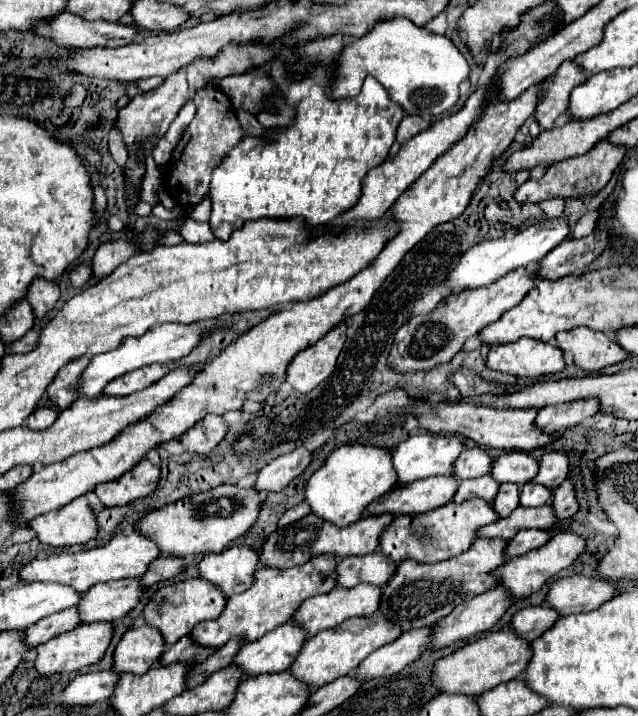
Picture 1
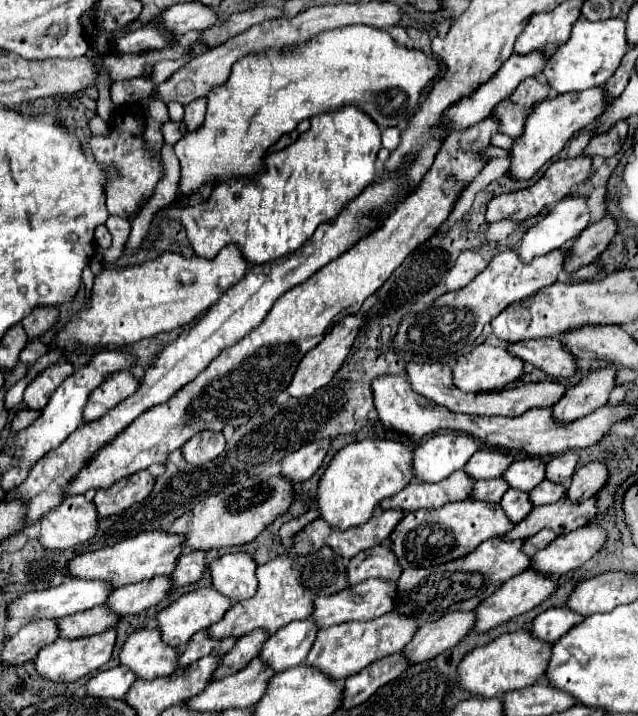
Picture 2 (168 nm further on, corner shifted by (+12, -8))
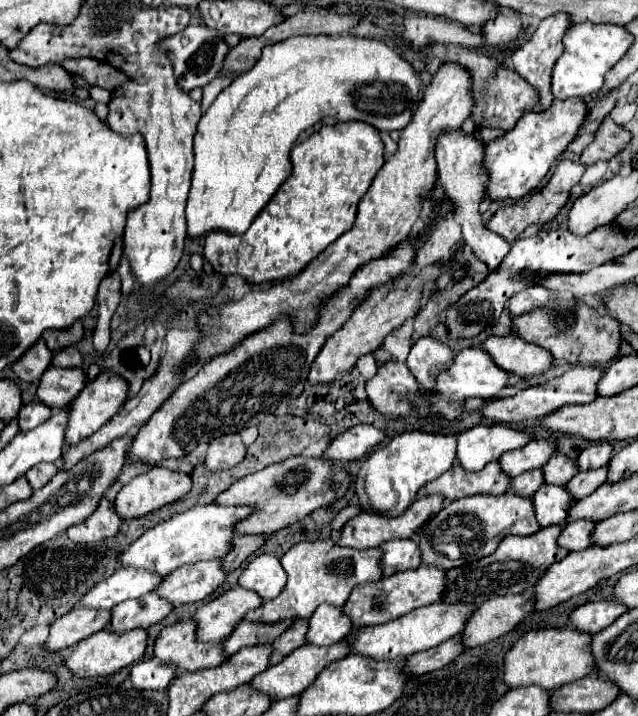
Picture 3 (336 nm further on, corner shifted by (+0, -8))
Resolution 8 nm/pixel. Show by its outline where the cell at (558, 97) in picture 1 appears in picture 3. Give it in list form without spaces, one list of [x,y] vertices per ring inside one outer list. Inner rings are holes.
[[[428,45],[424,47],[424,63],[428,63],[430,59],[440,59],[440,61],[456,61],[464,67],[470,67],[470,71],[474,71],[472,75],[472,91],[474,91],[474,123],[476,127],[498,127],[504,131],[510,131],[518,119],[532,111],[538,105],[538,89],[532,87],[524,77],[520,77],[516,71],[508,69],[506,65],[498,65],[496,61],[492,61],[490,57],[466,49],[466,47],[444,47],[444,45]]]

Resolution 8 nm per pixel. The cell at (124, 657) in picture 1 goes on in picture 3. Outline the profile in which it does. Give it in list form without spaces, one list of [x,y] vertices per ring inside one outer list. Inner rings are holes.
[[[192,619],[164,627],[154,643],[154,657],[188,673],[216,667],[226,661],[226,657],[222,655],[222,647],[196,641],[194,629],[196,623]]]

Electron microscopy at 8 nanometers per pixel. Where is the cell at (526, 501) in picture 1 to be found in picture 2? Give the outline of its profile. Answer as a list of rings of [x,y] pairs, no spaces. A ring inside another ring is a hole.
[[[544,479],[544,481],[540,483],[540,487],[536,487],[536,489],[530,491],[530,497],[532,497],[532,503],[534,503],[536,507],[540,507],[540,505],[546,505],[546,503],[556,503],[556,501],[560,501],[560,499],[564,497],[564,491],[566,491],[564,485],[552,483],[550,479]]]

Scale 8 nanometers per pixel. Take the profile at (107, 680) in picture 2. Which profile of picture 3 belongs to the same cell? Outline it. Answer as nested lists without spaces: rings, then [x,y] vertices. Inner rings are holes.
[[[158,659],[140,661],[130,667],[128,681],[140,691],[164,691],[166,685],[176,677],[176,669],[158,663]]]

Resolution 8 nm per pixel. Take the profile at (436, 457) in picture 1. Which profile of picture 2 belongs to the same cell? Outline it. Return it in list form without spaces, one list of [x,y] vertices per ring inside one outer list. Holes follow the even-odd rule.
[[[448,431],[430,437],[424,445],[416,447],[414,453],[414,473],[416,479],[438,483],[462,469],[468,459],[480,449],[480,443],[460,431]]]

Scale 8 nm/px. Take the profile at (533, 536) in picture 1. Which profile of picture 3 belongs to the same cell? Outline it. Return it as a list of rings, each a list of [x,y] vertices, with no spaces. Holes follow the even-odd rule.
[[[568,523],[564,525],[558,545],[568,549],[568,551],[580,551],[590,547],[590,533],[592,533],[594,523]]]

